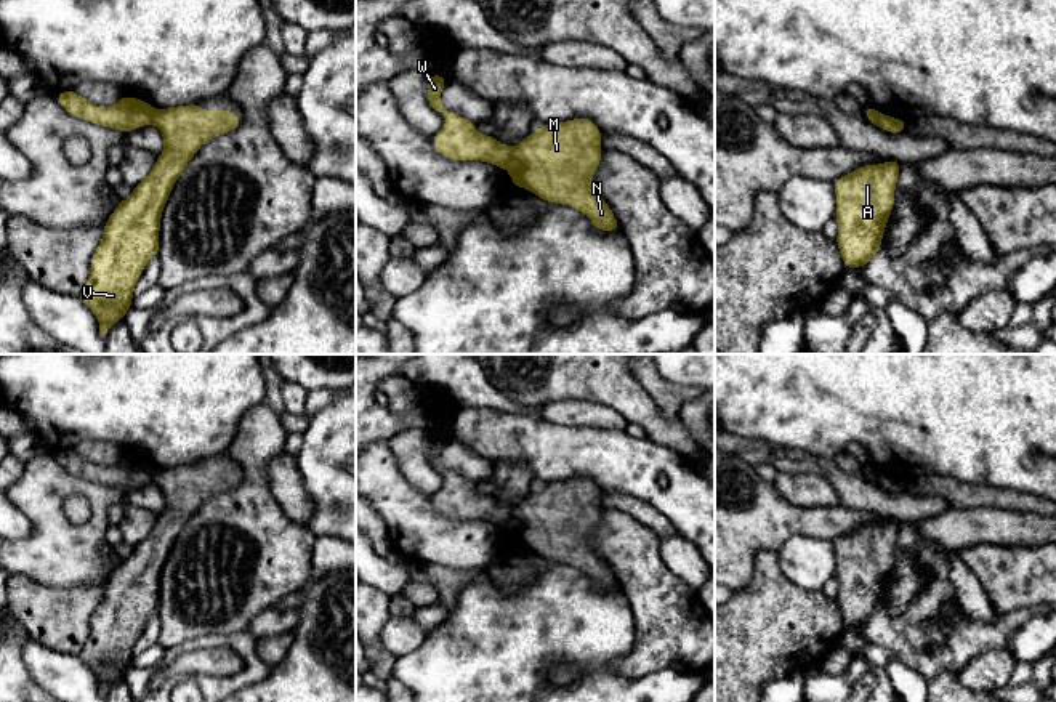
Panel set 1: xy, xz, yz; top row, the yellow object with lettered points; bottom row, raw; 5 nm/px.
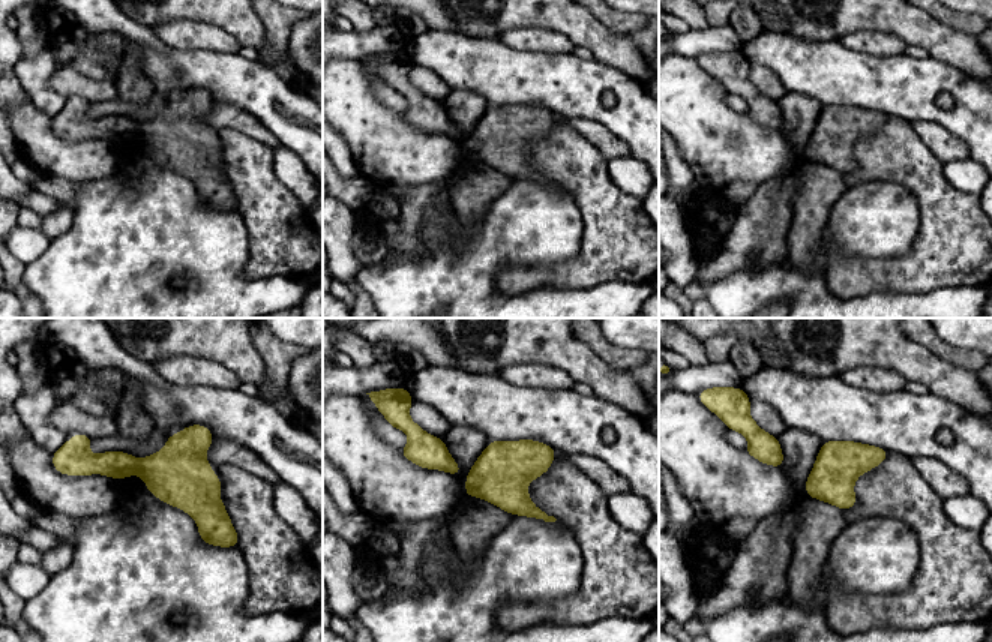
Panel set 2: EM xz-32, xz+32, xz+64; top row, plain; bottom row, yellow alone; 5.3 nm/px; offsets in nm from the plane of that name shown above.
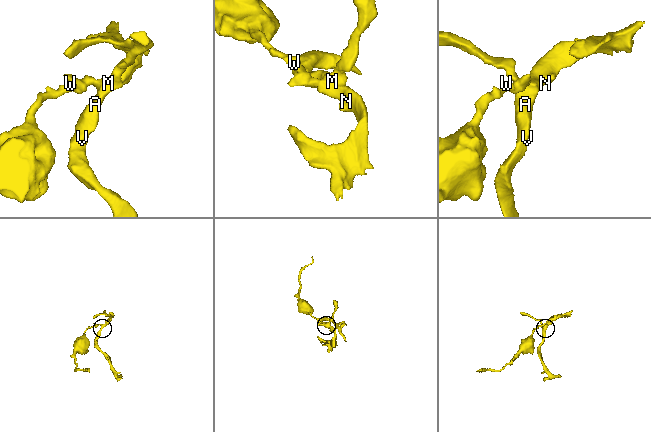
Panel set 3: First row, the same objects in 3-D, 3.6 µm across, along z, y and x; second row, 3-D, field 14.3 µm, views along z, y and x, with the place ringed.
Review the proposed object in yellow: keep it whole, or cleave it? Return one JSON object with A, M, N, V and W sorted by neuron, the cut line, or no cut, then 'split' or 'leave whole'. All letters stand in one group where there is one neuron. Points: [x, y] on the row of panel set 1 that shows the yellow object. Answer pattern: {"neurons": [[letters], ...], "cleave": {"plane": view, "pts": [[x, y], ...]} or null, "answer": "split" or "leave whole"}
{"neurons": [["A", "M", "N", "V"], ["W"]], "cleave": {"plane": "xz", "pts": [[513, 149], [511, 159], [505, 167]]}, "answer": "split"}

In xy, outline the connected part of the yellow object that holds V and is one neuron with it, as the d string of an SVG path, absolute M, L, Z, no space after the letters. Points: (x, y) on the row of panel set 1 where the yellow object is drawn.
M195 103L157 111L152 123L162 131L165 149L157 157L147 178L133 188L128 199L120 200L104 224L103 240L91 258L88 282L79 295L98 317L104 337L115 321L125 317L136 280L146 263L159 253L160 215L179 173L205 141L236 130L242 119L231 111L202 111Z

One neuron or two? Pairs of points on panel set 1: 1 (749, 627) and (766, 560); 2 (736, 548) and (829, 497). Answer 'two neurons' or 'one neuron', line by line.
1: one neuron
2: two neurons

